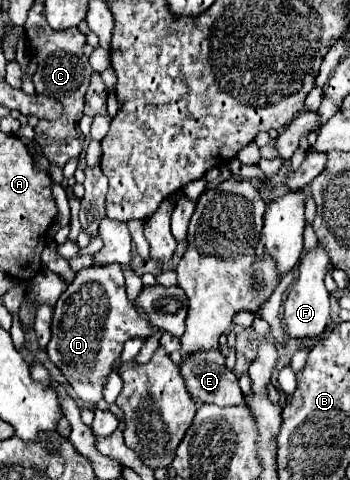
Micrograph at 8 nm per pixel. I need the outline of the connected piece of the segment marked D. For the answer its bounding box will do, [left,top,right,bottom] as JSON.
[47,264,151,404]

